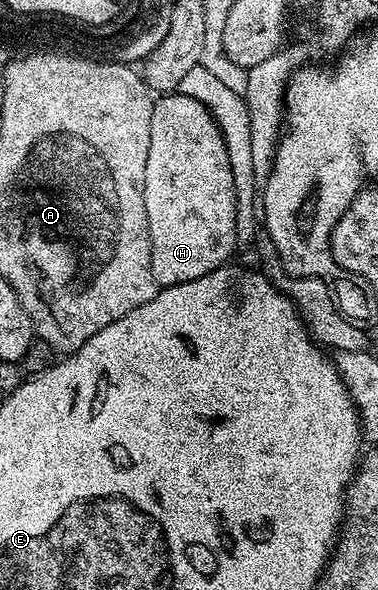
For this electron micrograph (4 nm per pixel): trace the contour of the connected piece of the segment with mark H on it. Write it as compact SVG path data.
M166 92L154 103L152 128L148 144L148 164L144 172L144 200L150 229L152 276L159 287L184 284L196 280L216 268L227 265L240 238L240 224L236 220L236 192L232 188L232 168L224 148L224 136L216 120L192 96Z

